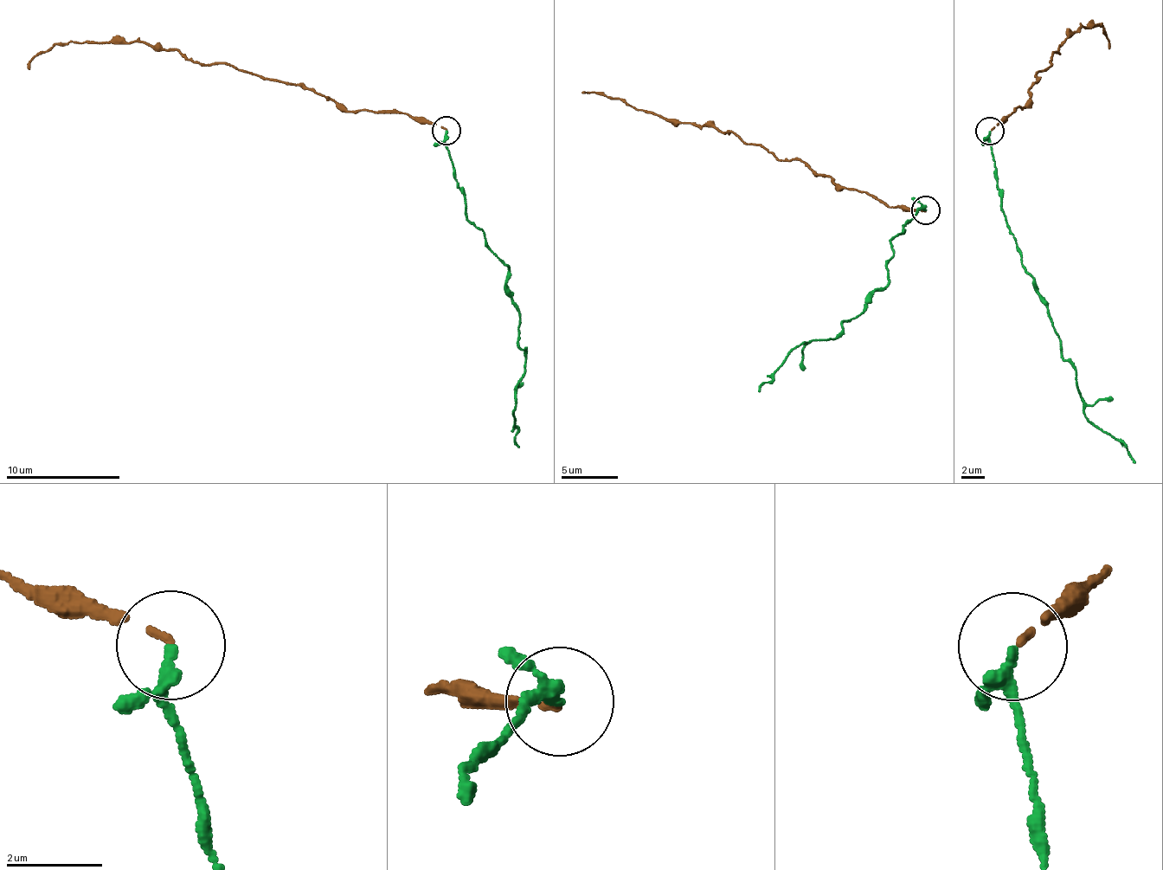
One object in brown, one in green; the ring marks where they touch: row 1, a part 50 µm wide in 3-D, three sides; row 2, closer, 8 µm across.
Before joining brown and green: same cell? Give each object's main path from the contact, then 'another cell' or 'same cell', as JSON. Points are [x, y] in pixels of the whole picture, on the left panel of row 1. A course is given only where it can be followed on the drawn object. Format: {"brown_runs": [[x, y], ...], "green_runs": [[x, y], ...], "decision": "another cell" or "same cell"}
{"brown_runs": [[448, 130], [397, 113], [341, 110], [318, 93], [136, 41], [63, 42], [41, 50], [28, 70]], "green_runs": [[446, 130], [444, 146], [465, 216], [507, 267], [506, 286], [525, 354], [516, 404], [518, 447]], "decision": "another cell"}

